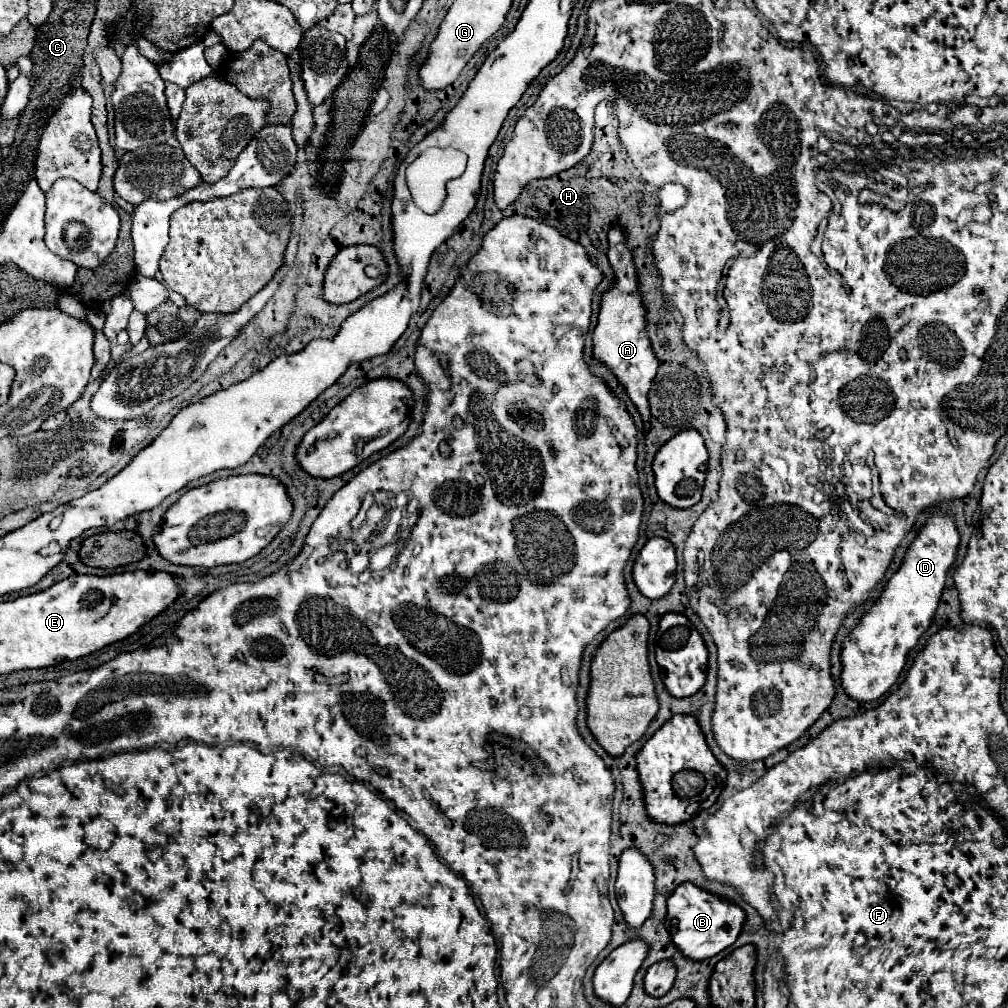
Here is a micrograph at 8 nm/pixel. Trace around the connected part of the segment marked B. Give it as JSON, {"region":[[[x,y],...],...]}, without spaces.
{"region":[[[681,884],[673,896],[667,900],[665,928],[669,930],[671,942],[689,960],[707,960],[727,946],[731,946],[745,922],[745,912],[735,904],[729,904],[693,884]]]}

